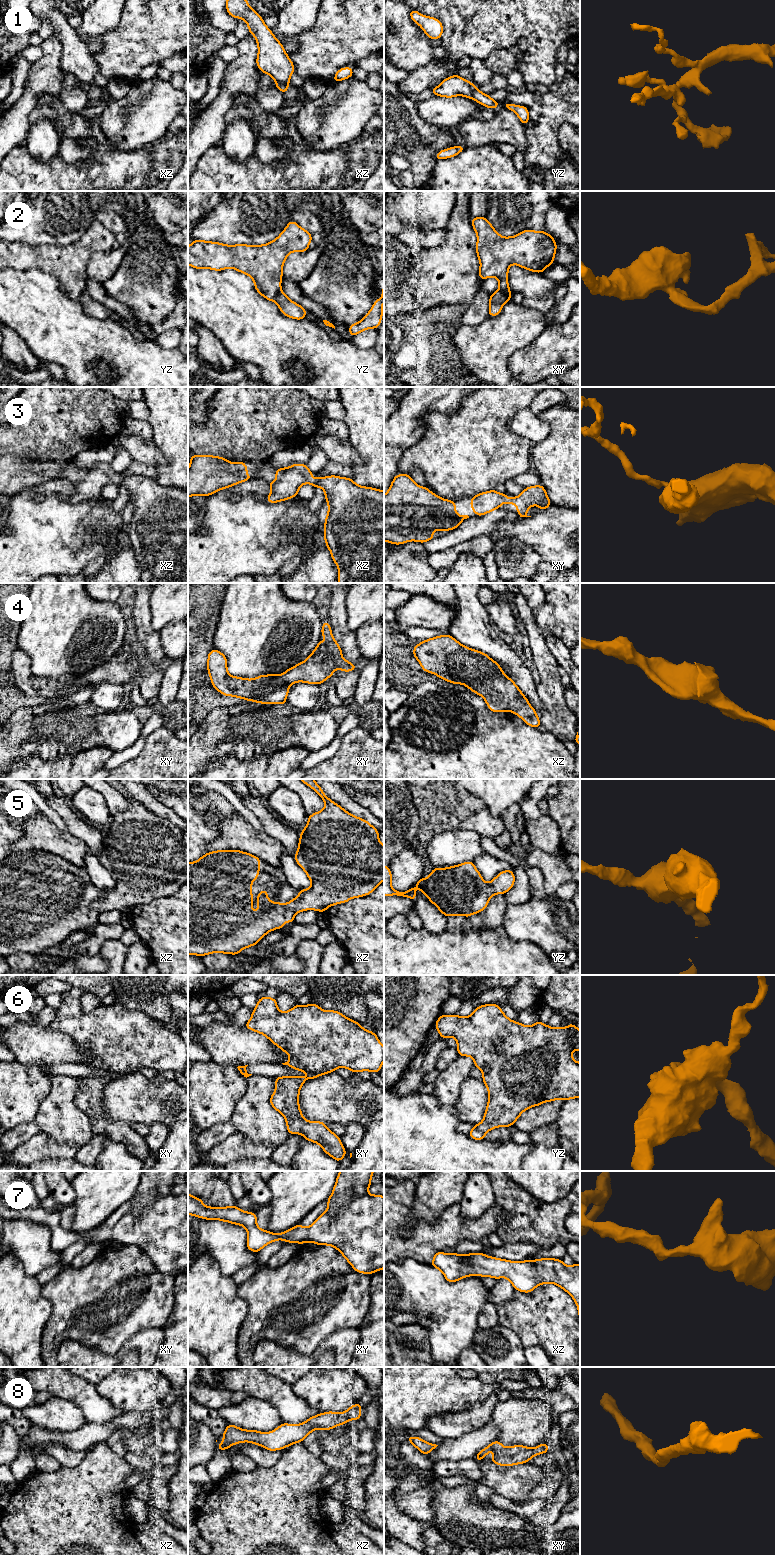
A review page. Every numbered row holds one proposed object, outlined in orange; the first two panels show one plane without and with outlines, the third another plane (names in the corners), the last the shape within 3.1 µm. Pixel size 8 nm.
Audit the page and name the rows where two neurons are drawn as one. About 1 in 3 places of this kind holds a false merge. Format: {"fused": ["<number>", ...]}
{"fused": ["1", "2"]}

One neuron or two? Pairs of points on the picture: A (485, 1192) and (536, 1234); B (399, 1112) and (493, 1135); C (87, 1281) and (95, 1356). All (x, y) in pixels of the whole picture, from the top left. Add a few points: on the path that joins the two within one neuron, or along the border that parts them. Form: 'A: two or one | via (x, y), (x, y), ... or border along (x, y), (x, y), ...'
A: two | border along (490, 1181), (496, 1202)
B: two | border along (484, 1139), (498, 1143), (509, 1141)
C: two | border along (72, 1339), (97, 1347), (107, 1354), (115, 1355)

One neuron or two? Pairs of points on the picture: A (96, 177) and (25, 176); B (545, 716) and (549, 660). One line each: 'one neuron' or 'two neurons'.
A: one neuron
B: one neuron

